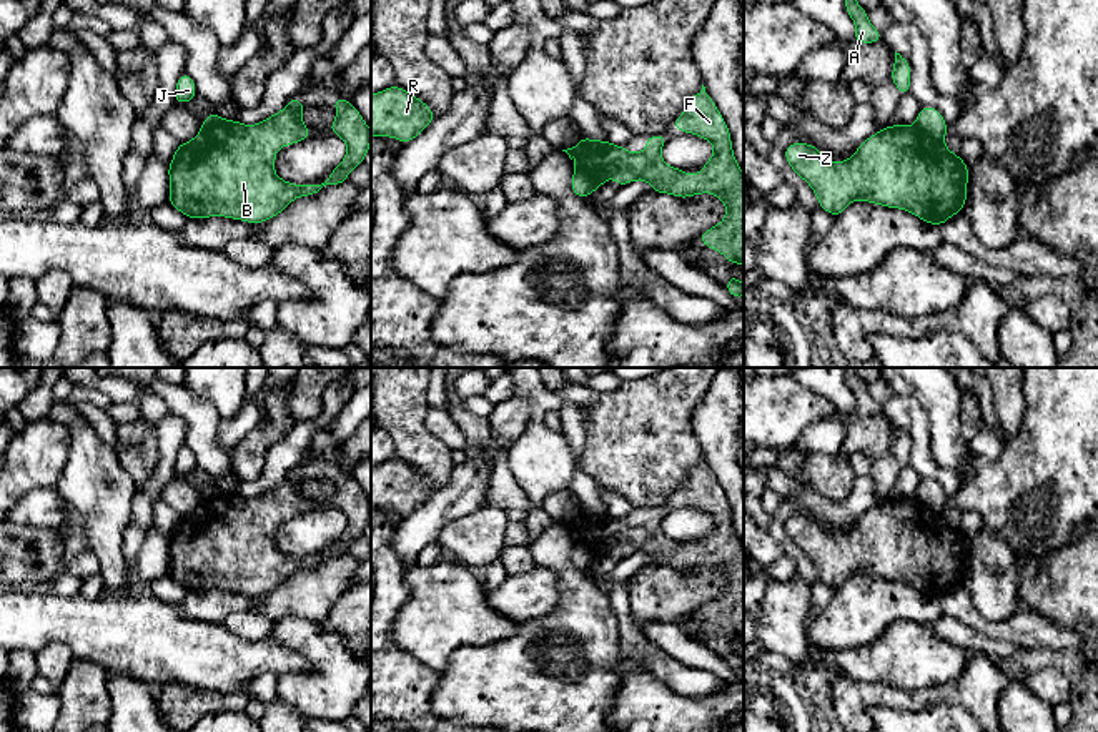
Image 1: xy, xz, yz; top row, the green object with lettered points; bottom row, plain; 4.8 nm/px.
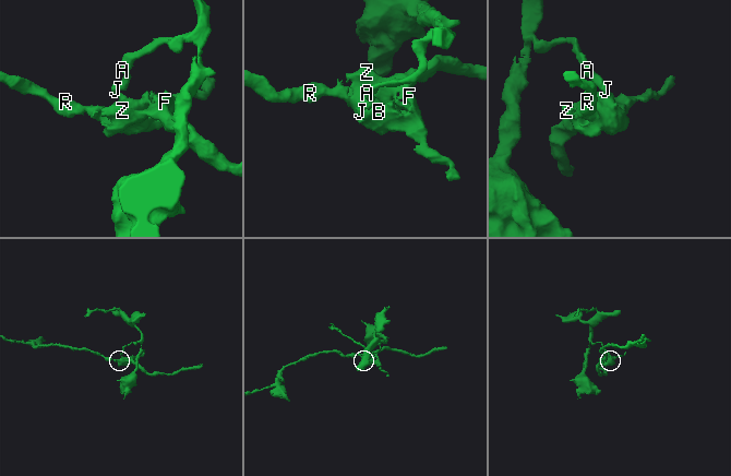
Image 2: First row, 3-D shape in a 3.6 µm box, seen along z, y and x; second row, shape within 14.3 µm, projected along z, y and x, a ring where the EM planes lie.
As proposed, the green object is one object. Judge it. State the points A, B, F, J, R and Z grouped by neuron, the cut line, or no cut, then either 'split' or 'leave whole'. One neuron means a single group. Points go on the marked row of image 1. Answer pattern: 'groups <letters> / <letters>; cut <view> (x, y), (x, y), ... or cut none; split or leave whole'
groups A J / B F R Z; cut xz (574, 167), (591, 178), (593, 190); split

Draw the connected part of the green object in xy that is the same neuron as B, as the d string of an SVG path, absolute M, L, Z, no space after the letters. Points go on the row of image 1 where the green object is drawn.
M338 95L333 106L338 115L329 131L346 143L348 153L326 181L294 185L274 175L276 150L313 135L301 120L306 106L291 96L283 110L256 125L221 120L178 145L168 165L168 203L186 218L225 216L256 225L299 196L346 183L369 153L371 130L343 96Z

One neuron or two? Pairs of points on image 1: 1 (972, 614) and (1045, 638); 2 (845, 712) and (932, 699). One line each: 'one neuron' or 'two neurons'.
1: one neuron
2: one neuron

